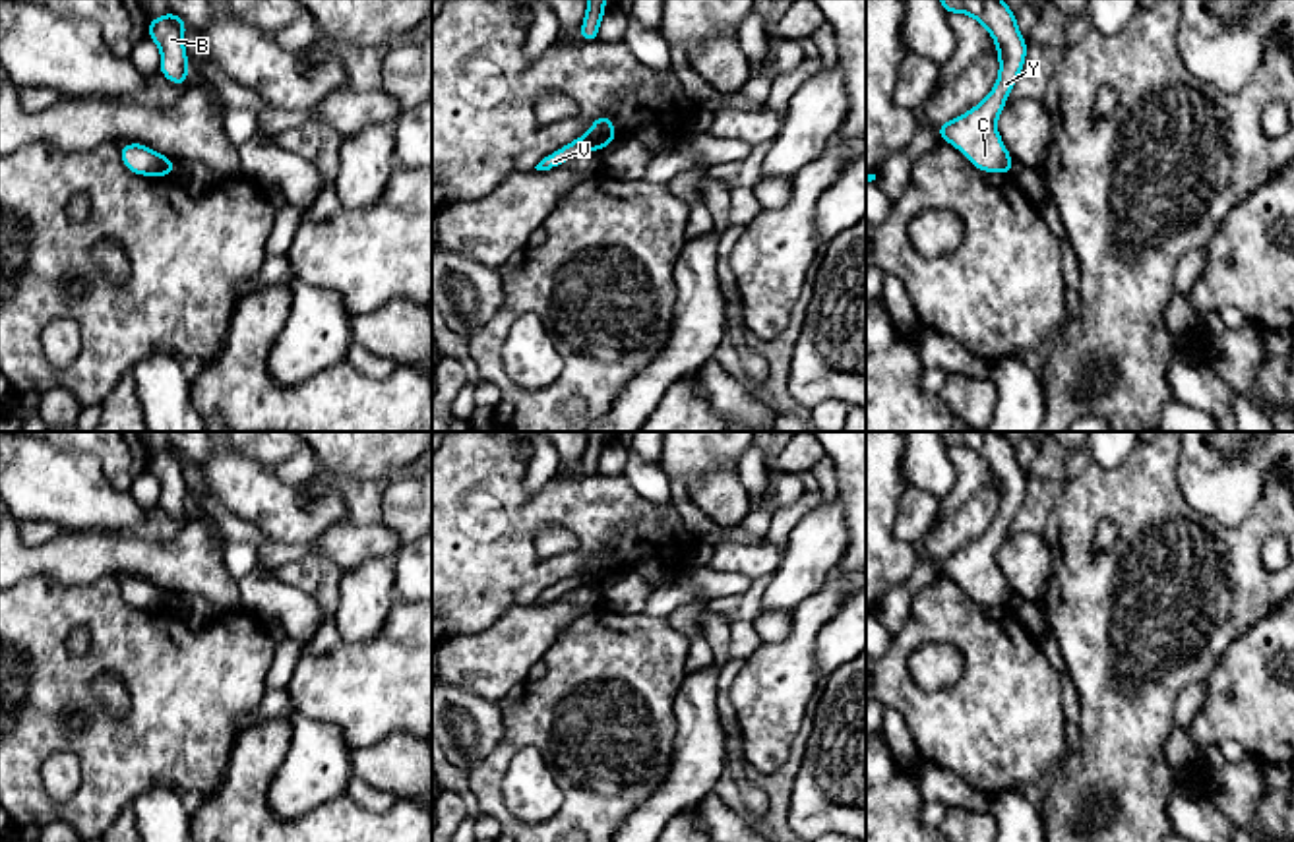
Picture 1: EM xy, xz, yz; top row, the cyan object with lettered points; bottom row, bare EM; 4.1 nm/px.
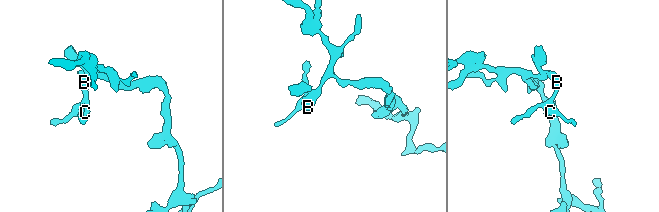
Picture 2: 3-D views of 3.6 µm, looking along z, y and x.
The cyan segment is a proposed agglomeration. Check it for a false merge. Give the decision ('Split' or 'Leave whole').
Leave whole

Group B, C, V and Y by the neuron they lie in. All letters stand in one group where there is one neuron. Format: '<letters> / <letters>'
B C V Y

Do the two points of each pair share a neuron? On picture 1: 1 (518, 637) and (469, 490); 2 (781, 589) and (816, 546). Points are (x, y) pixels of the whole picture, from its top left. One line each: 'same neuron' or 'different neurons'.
1: different neurons
2: same neuron

